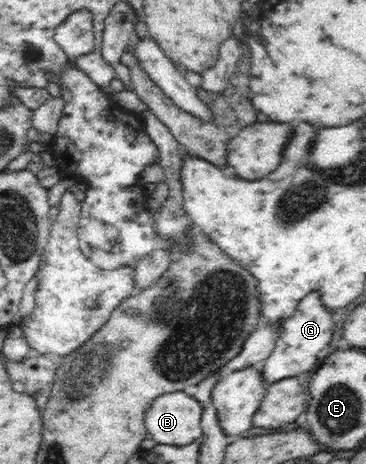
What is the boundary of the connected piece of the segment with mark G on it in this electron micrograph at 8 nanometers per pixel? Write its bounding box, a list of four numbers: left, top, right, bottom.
[259,290,336,385]

